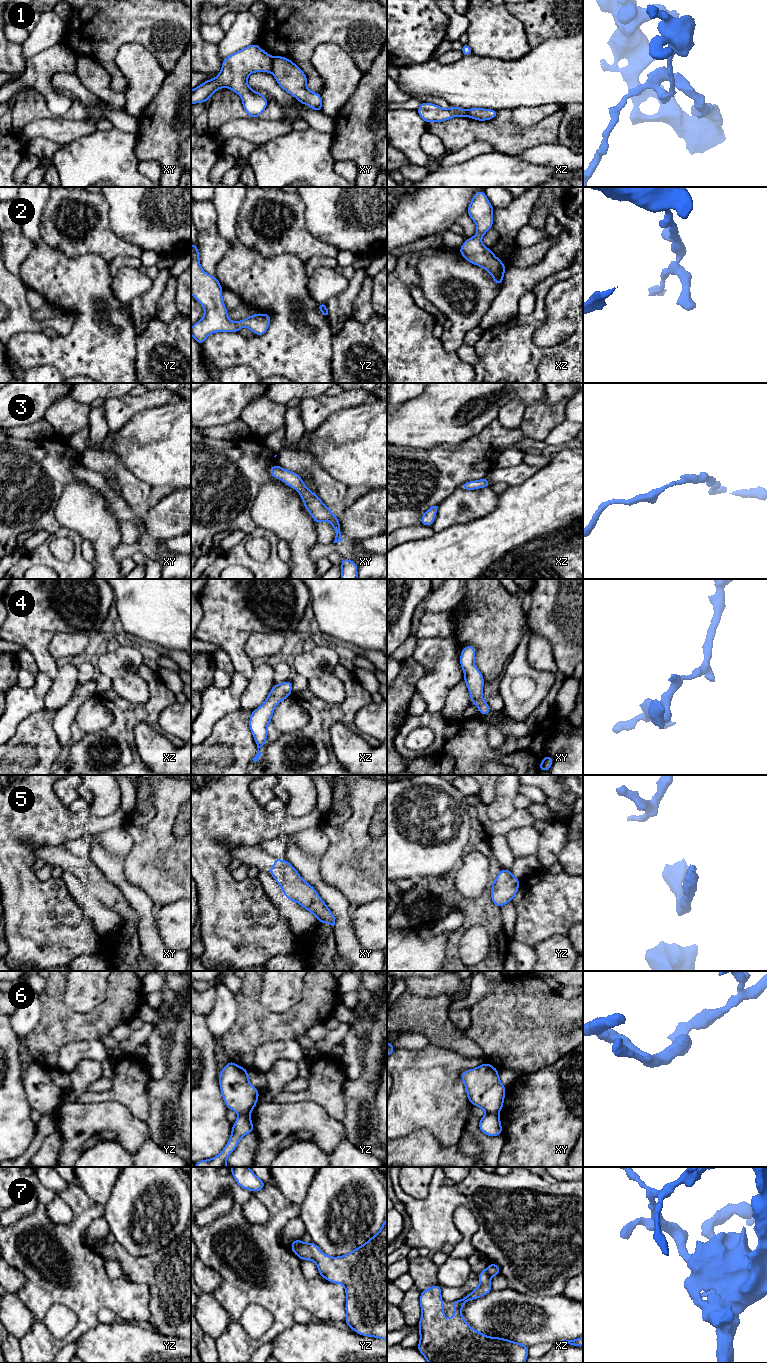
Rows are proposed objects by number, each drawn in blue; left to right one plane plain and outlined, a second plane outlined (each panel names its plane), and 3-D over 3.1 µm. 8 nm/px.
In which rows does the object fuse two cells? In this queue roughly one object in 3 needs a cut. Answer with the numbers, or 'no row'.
1, 6, 7

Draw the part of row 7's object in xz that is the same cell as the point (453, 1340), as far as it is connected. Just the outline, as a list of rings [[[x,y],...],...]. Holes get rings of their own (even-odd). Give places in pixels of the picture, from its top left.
[[[487,1270],[478,1274],[480,1285],[463,1299],[451,1303],[454,1317],[444,1318],[444,1302],[441,1286],[434,1285],[420,1293],[421,1319],[418,1323],[420,1341],[417,1349],[428,1363],[524,1363],[528,1356],[528,1346],[508,1339],[488,1337],[473,1329],[463,1318],[461,1310],[467,1301],[480,1298],[492,1291],[491,1276]]]

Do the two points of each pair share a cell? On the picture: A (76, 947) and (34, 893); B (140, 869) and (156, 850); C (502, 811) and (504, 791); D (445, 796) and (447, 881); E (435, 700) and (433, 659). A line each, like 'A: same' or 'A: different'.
A: same
B: same
C: same
D: different
E: same

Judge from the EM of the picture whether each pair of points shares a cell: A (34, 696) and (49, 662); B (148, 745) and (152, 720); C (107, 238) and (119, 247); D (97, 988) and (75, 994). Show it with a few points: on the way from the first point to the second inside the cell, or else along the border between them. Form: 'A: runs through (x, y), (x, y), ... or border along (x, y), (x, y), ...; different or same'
A: border along (38, 671), (44, 672), (52, 680); different
B: border along (133, 730), (139, 724), (148, 724), (170, 740); different
C: runs through (110, 241), (116, 247); same
D: runs through (92, 988), (88, 988), (80, 994); same

